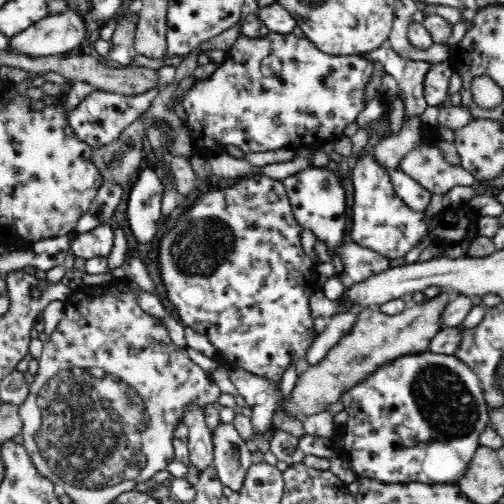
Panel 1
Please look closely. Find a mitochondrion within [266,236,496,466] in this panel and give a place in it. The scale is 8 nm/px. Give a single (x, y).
(449, 404)

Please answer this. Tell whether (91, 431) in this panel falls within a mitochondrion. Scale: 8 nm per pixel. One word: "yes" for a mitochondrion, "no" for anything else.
yes

